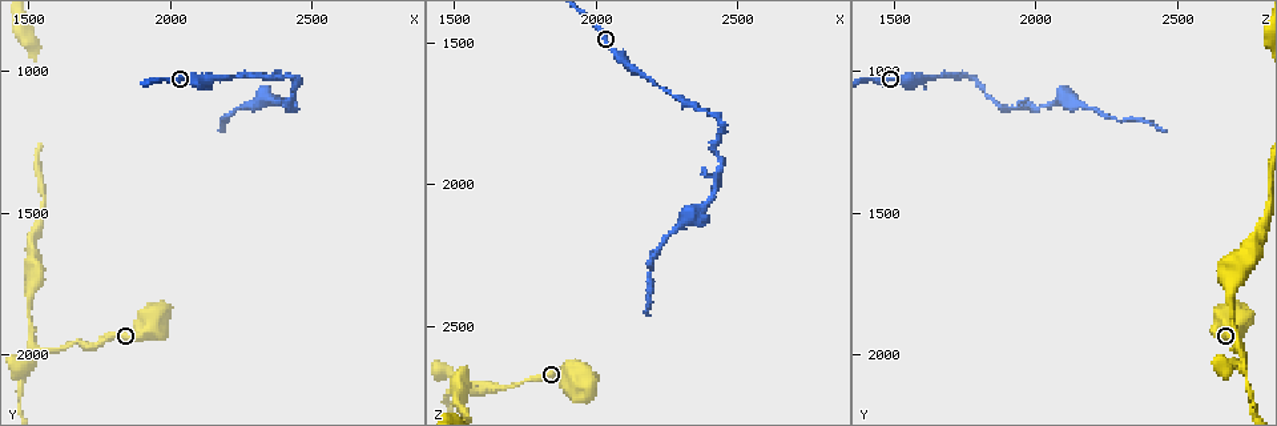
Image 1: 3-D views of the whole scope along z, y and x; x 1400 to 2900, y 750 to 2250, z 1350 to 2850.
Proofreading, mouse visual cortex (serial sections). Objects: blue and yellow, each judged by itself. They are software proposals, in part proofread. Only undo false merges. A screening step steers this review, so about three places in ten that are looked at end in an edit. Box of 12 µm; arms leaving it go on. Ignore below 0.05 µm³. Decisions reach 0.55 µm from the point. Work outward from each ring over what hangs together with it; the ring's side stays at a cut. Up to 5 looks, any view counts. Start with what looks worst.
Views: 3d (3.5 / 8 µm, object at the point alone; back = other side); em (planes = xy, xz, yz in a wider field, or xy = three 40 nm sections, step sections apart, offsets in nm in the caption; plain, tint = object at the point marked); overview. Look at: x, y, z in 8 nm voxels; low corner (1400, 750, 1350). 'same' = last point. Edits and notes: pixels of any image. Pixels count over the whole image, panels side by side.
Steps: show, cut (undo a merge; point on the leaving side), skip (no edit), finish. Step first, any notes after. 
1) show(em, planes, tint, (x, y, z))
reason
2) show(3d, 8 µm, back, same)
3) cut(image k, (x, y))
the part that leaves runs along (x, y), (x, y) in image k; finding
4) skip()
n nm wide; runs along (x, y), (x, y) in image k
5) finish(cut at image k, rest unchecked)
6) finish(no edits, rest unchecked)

show(3d, 3.5 µm, (1530, 1990, 2720))
sharp bend

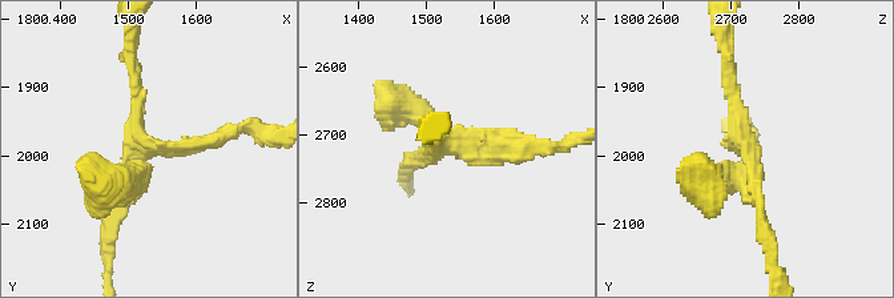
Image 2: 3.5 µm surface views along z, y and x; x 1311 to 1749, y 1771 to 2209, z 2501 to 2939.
show(em, xy, step 3, tint, (1530, 1990, 2715))
4 arms; arms of 150, 200, 200, 350 nm

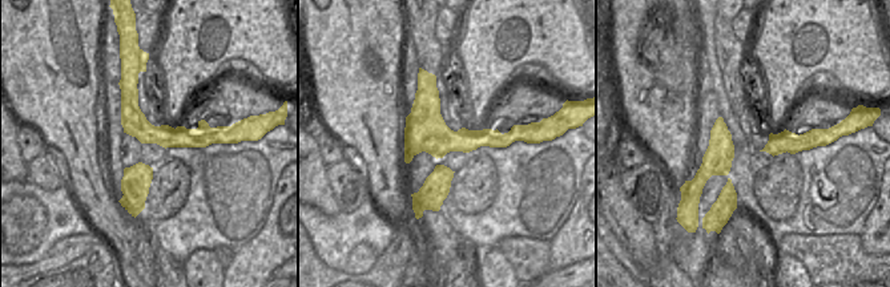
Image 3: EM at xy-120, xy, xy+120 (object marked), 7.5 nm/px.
skip()
320 nm wide; runs along (516, 133), (423, 140), (407, 158) in image 3; all the same cell

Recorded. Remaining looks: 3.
show(3d, 8 µm, (2460, 1040, 1790))
sharp bend

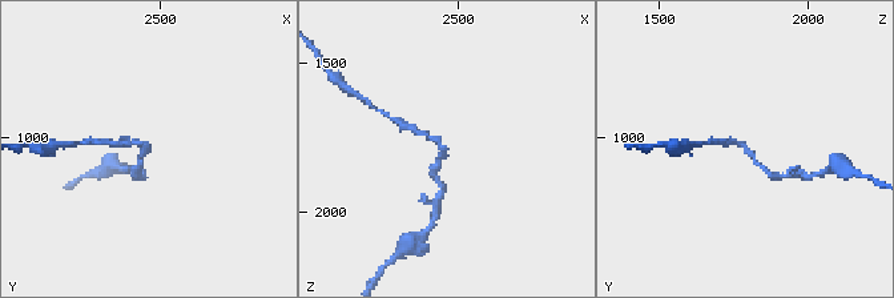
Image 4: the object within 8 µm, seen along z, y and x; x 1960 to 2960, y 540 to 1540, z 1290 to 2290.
show(em, xy, step 5, tint, (2450, 1040, 1790))
arms of 150, 200 nm; now the EM

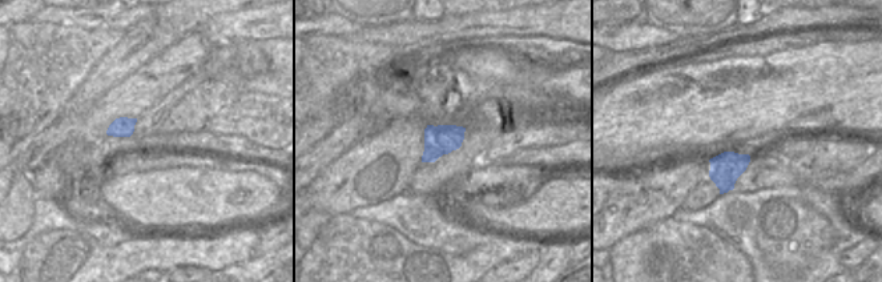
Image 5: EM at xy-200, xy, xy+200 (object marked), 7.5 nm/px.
cut(image 4, (434, 168))
the part that leaves runs along (443, 150), (435, 165), (443, 194) in image 4; a second cell is stuck on

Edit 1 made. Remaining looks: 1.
finish(cut at image 4, rest unchecked)

